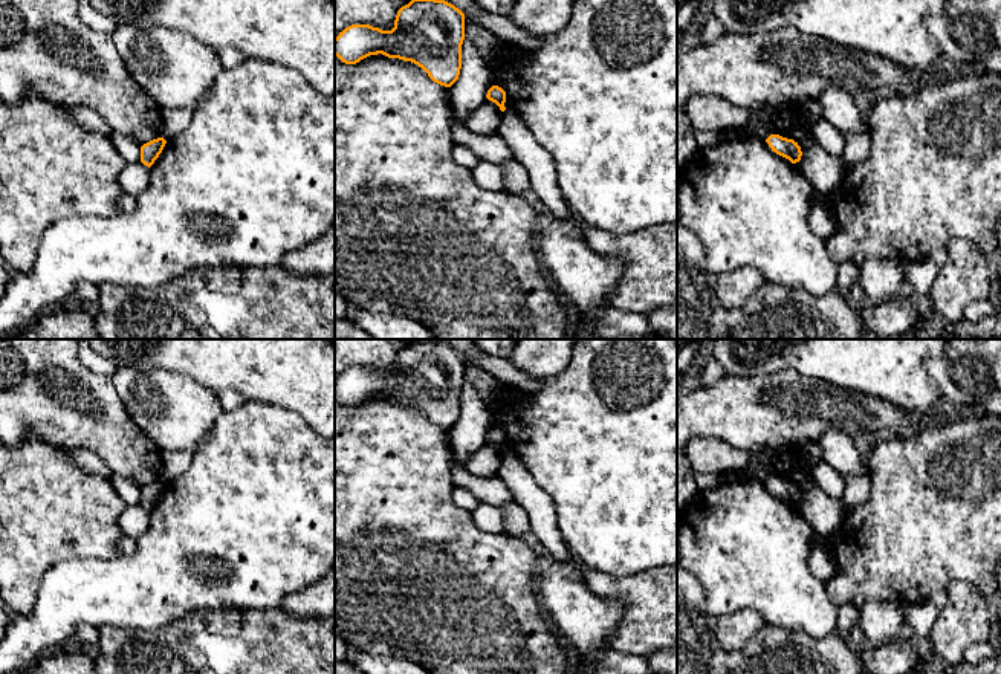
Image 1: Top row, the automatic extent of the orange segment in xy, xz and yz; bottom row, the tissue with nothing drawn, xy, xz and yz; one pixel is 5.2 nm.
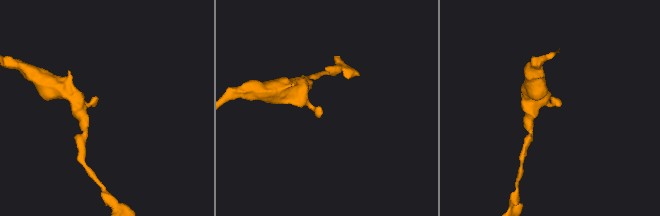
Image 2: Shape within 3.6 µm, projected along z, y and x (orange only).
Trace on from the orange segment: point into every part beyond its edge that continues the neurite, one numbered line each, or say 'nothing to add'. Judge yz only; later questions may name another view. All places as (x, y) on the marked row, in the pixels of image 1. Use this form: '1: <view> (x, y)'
nothing to add

